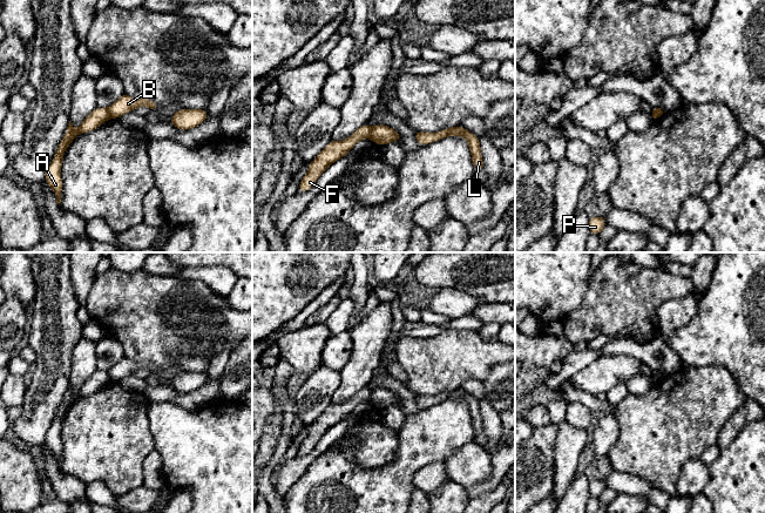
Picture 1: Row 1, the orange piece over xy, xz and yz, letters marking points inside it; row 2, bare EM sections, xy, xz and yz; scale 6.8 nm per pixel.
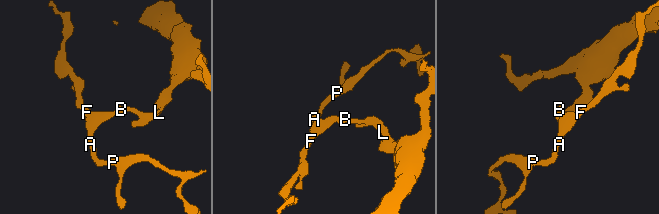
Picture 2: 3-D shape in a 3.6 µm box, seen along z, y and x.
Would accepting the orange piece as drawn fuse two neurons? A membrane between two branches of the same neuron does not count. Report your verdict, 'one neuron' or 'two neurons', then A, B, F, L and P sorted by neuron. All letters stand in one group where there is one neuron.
two neurons | A F P / B L

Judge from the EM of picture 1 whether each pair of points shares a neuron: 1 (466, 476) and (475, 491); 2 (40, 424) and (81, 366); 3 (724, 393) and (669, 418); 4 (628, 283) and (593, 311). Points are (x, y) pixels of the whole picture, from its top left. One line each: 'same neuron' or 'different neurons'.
1: different neurons
2: different neurons
3: same neuron
4: same neuron

